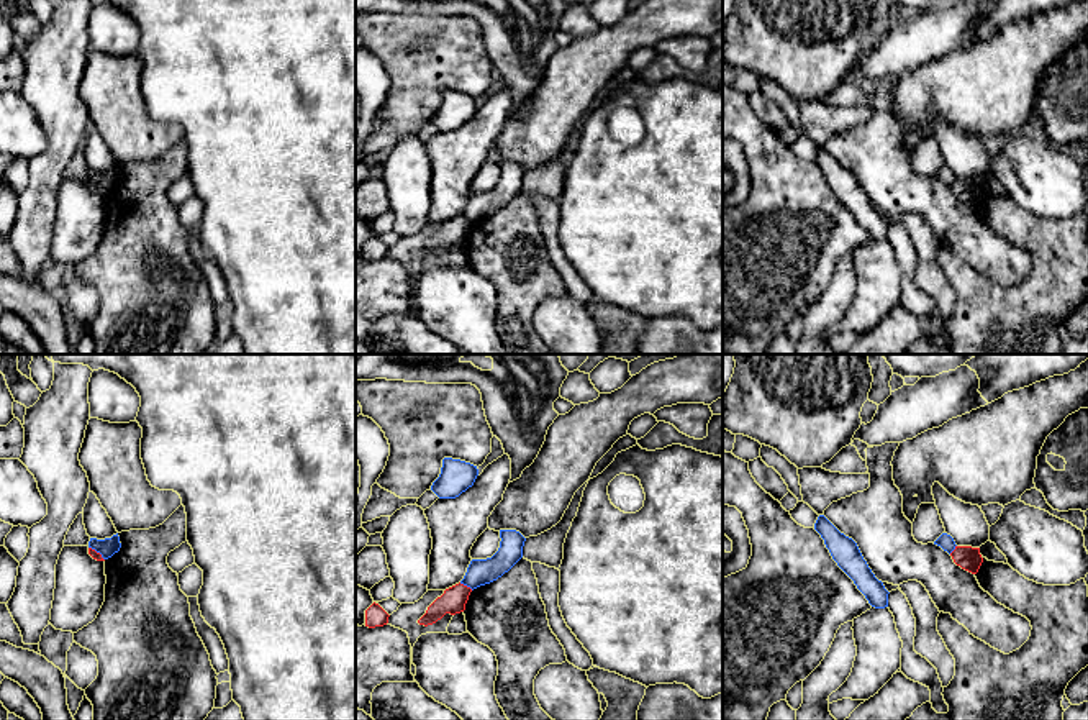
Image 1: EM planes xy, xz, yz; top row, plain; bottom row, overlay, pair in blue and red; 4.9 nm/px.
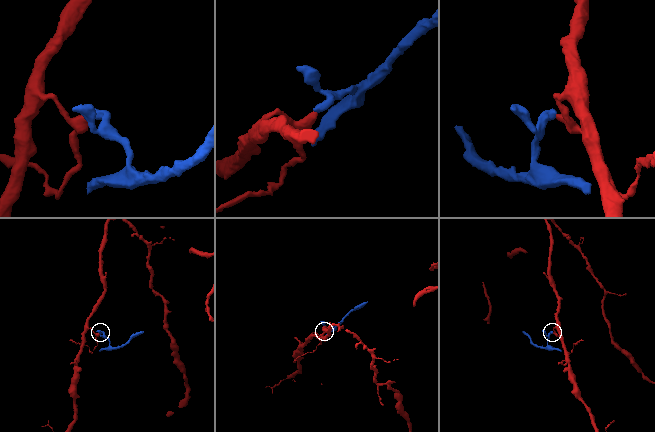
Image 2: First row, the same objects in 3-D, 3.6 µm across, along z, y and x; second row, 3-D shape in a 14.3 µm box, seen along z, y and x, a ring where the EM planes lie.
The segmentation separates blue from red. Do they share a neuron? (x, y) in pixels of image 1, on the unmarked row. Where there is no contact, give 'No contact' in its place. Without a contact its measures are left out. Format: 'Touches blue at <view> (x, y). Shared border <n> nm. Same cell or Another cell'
Touches blue at xz (466, 217). Shared border 80 nm. Another cell

